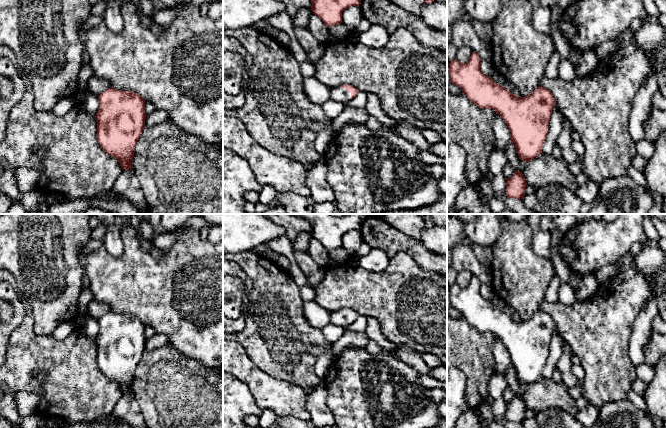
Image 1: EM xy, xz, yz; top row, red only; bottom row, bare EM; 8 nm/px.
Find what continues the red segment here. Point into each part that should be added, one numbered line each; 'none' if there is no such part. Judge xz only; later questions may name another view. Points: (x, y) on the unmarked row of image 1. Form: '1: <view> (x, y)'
1: xz (339, 317)

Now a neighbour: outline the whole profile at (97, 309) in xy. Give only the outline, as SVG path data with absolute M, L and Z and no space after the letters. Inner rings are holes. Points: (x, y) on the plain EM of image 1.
M96 300L92 301L88 308L89 315L95 319L100 319L110 311L108 304Z

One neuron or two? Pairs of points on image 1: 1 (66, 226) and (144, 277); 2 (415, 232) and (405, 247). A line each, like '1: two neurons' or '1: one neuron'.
1: two neurons
2: two neurons

